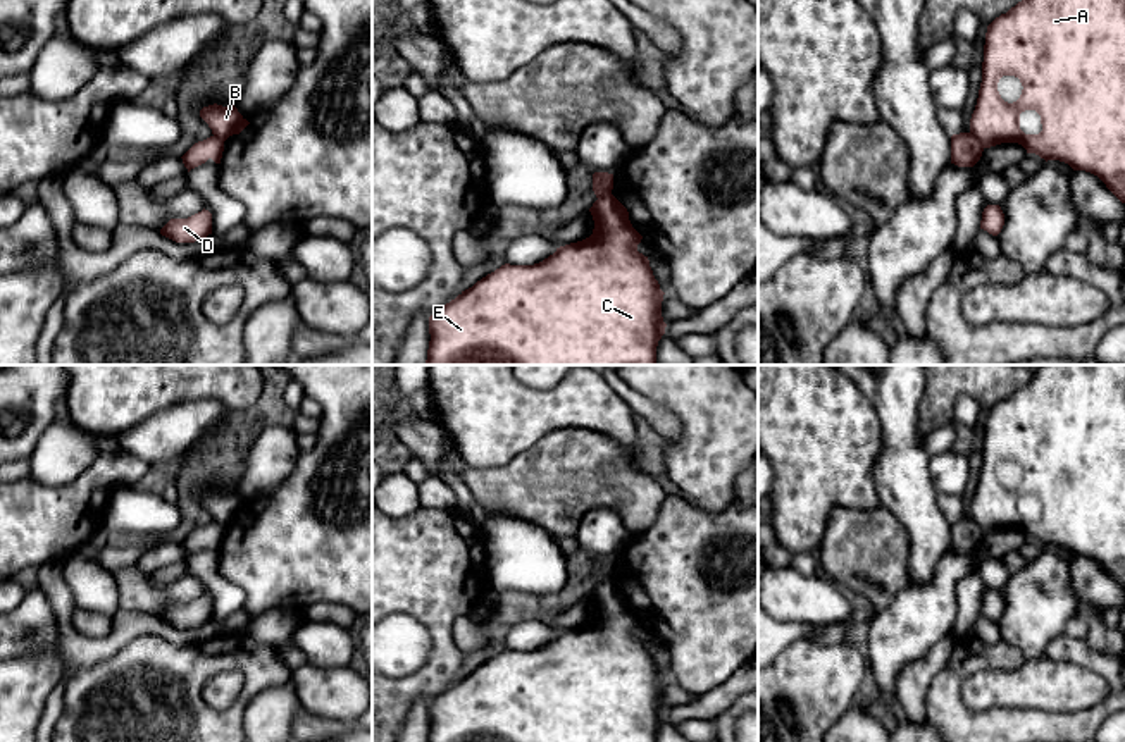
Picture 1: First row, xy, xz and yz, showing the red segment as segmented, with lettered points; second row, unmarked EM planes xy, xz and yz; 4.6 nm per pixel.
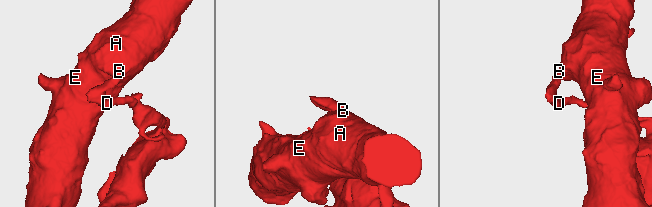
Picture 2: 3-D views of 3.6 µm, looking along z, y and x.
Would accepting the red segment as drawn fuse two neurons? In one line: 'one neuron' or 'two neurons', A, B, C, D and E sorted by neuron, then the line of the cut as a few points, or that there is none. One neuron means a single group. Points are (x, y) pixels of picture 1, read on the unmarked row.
two neurons | A B C E / D | yz (970, 517), (984, 532)

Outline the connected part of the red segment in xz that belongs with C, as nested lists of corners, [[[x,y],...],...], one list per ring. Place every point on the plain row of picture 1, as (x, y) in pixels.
[[[612,578],[596,585],[589,597],[594,606],[589,623],[560,632],[534,651],[505,649],[432,699],[427,742],[656,742],[667,713],[662,702],[665,678],[648,642],[637,637],[643,621]]]

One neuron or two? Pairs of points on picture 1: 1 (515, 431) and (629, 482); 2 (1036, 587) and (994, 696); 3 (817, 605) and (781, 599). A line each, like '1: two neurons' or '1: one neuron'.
1: two neurons
2: one neuron
3: one neuron

